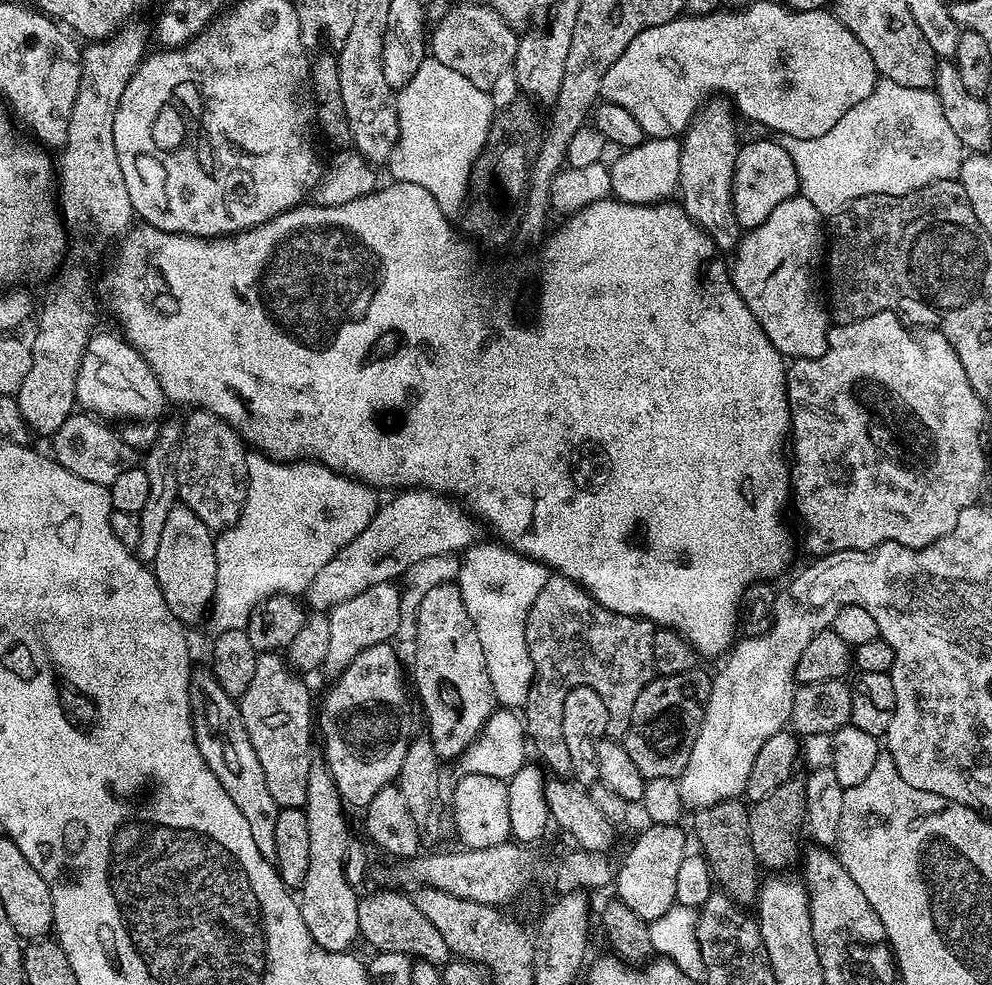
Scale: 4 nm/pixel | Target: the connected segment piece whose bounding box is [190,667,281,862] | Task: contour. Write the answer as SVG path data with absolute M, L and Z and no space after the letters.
M197 667L192 673L190 702L194 736L206 766L210 766L214 778L222 782L222 790L230 794L230 799L234 806L238 806L242 818L246 818L258 850L262 850L268 861L275 861L274 830L281 809L270 795L266 786L266 774L262 774L262 766L258 763L258 754L254 754L254 746L250 746L250 734L246 734L239 703L228 696L207 667Z

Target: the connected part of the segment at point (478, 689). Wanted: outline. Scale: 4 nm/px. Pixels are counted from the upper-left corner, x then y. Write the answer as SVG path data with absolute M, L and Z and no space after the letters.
M449 582L441 583L439 586L426 590L422 602L418 606L418 634L416 635L416 651L411 653L410 660L412 660L412 672L410 668L410 680L416 683L416 692L420 695L420 704L424 707L424 716L428 719L428 729L426 735L431 740L437 756L447 758L459 758L468 751L468 747L476 741L480 731L484 728L485 722L491 718L494 711L494 697L492 695L492 686L494 678L486 670L486 654L482 654L482 642L478 642L478 630L474 630L474 622L470 618L470 614L466 610L466 602L462 602L462 594L459 587L455 583Z

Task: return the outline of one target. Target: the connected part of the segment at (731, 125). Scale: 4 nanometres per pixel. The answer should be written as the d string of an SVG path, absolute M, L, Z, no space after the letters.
M709 99L700 105L680 140L679 203L721 253L731 253L742 235L732 209L734 166L742 147L735 119L733 105L727 99Z

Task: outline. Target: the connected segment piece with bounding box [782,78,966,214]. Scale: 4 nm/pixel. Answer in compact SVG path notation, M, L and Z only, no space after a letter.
M883 78L877 79L870 98L862 98L862 102L846 110L826 134L805 140L785 136L782 143L798 170L799 195L814 202L821 214L838 213L848 201L870 194L901 196L934 182L955 180L966 155L966 149L958 142L958 134L954 134L946 122L946 114L942 114L942 102L938 102L935 91L898 86L898 82Z

